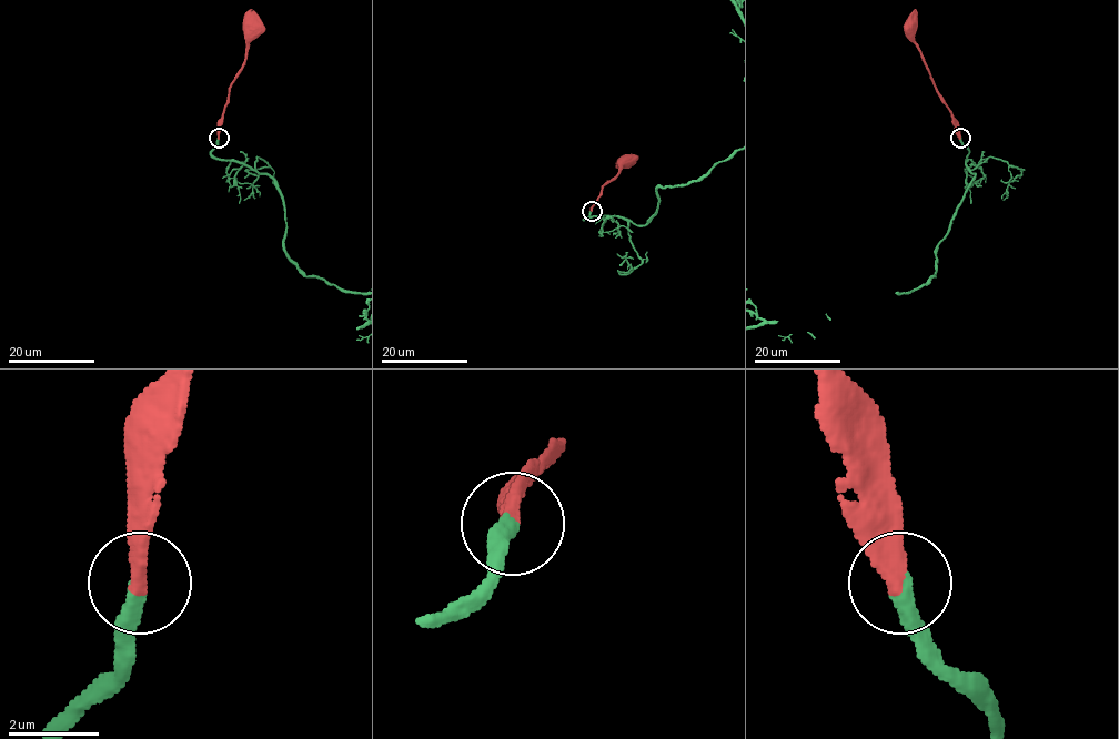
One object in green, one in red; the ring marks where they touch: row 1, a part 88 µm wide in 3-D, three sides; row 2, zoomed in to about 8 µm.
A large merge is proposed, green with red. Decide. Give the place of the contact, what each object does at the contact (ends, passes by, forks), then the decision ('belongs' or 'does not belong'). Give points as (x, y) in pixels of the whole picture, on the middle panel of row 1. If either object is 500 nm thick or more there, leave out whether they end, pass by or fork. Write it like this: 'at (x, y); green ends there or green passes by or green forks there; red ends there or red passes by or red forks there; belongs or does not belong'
at (592, 211); green ends there; red ends there; belongs

